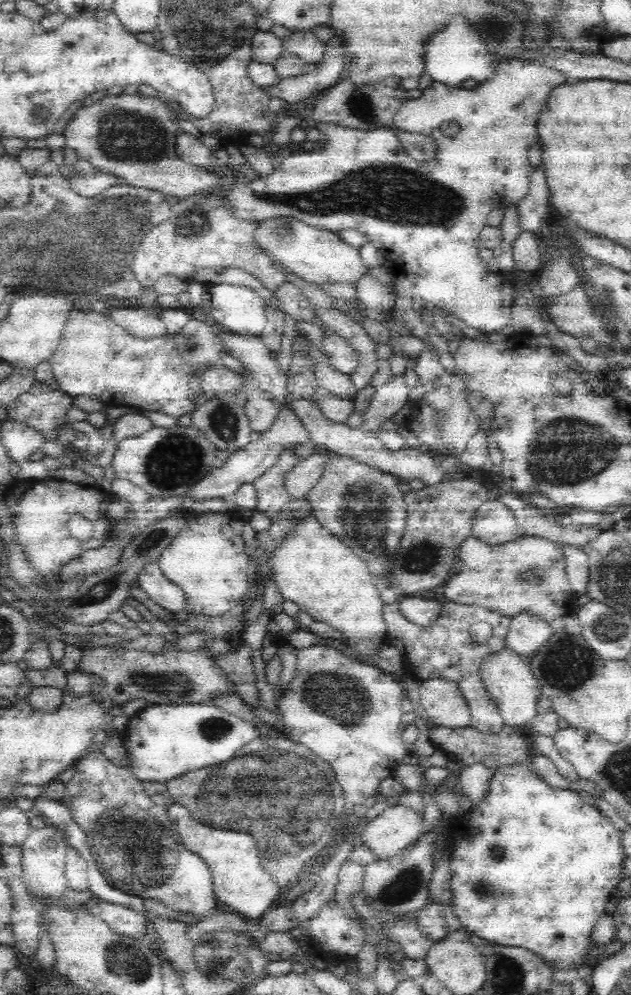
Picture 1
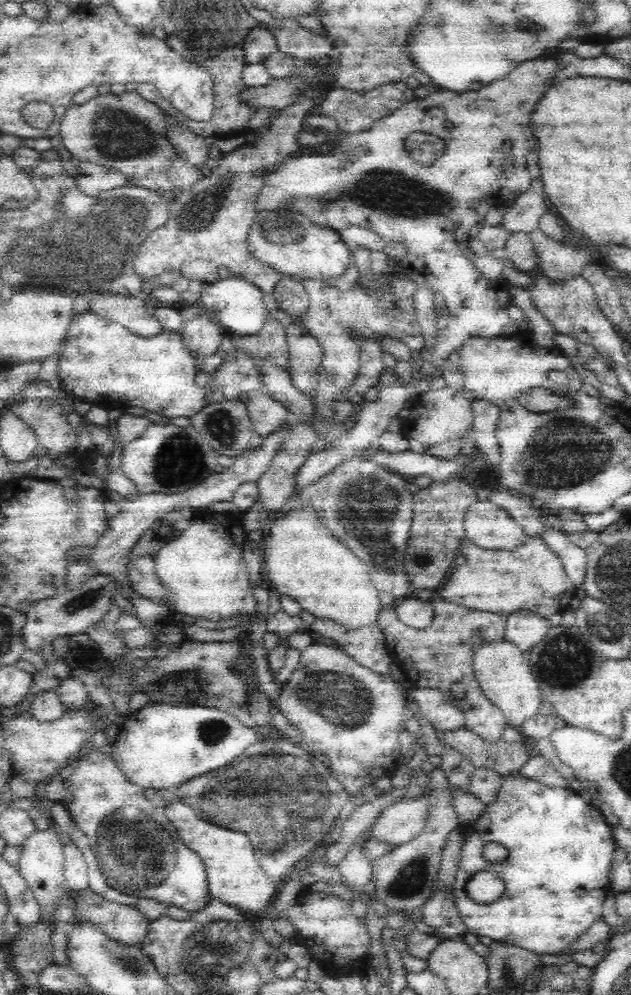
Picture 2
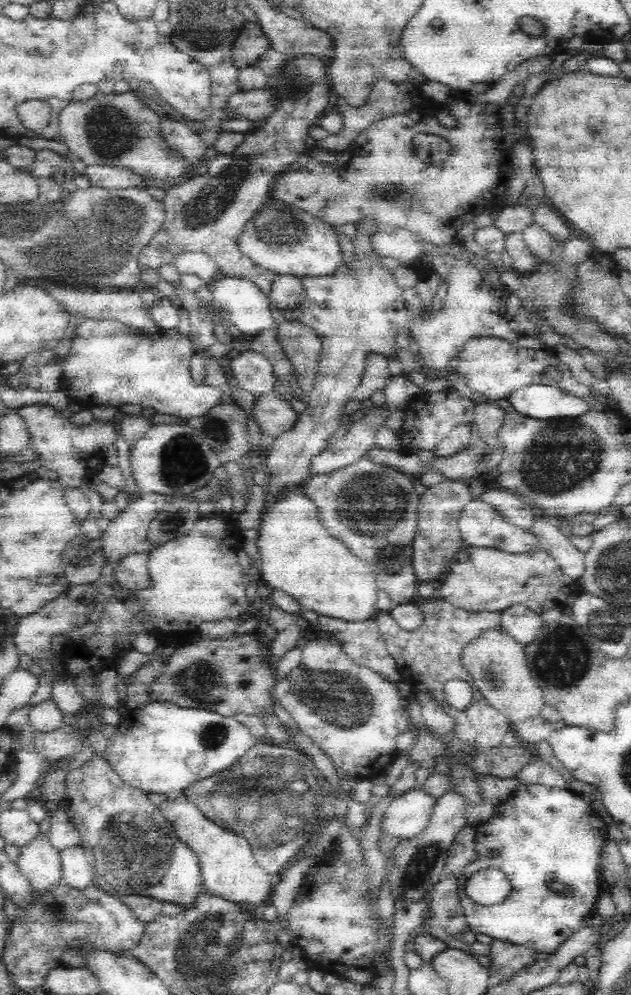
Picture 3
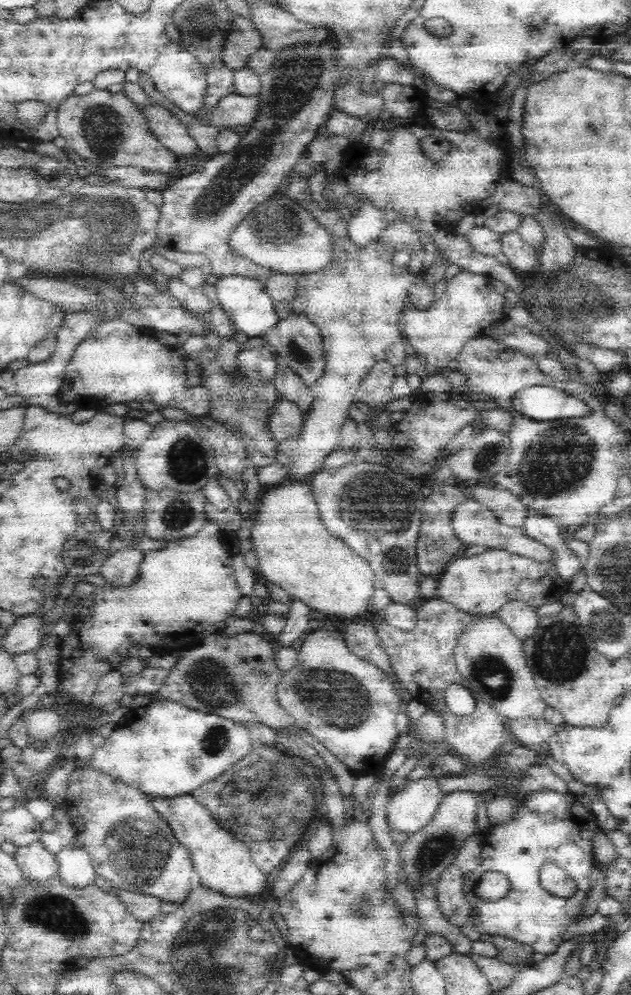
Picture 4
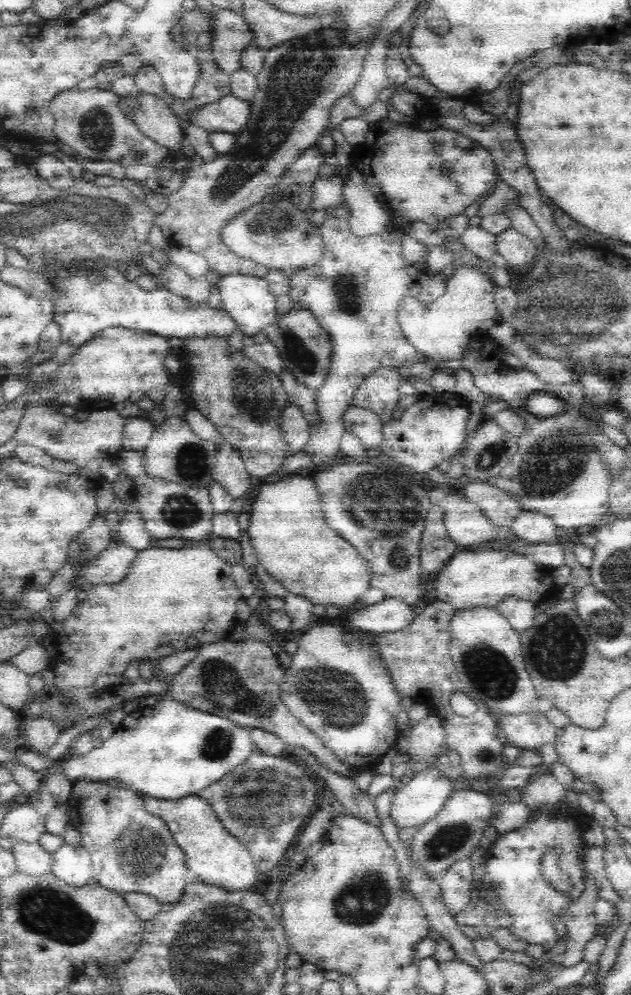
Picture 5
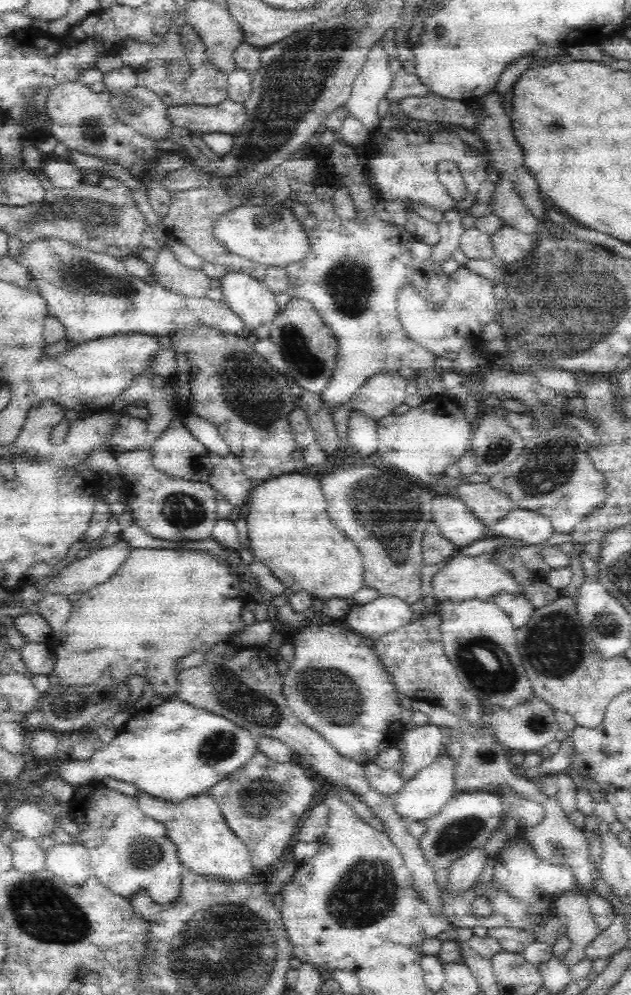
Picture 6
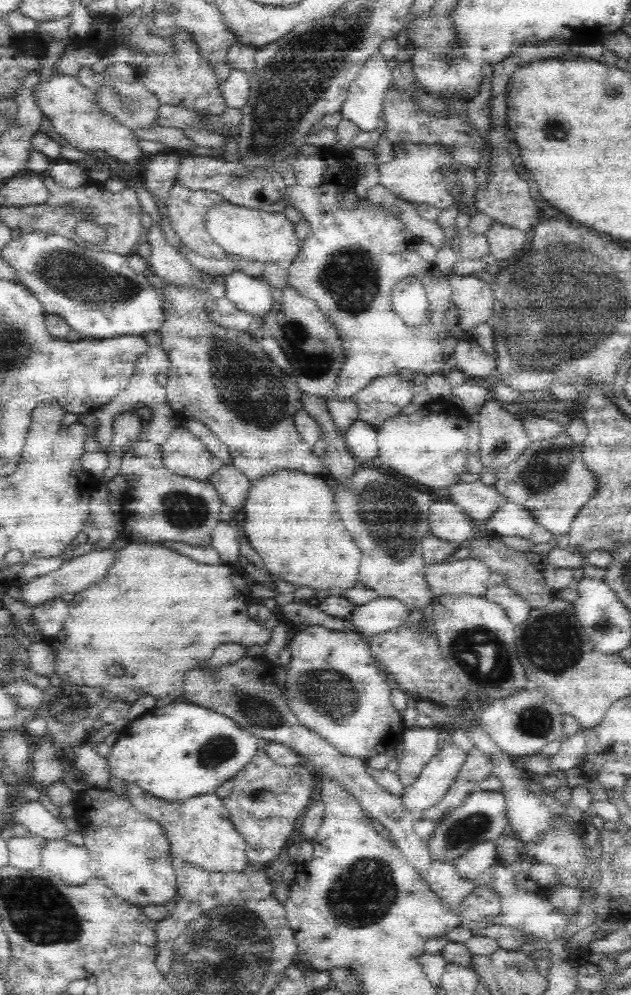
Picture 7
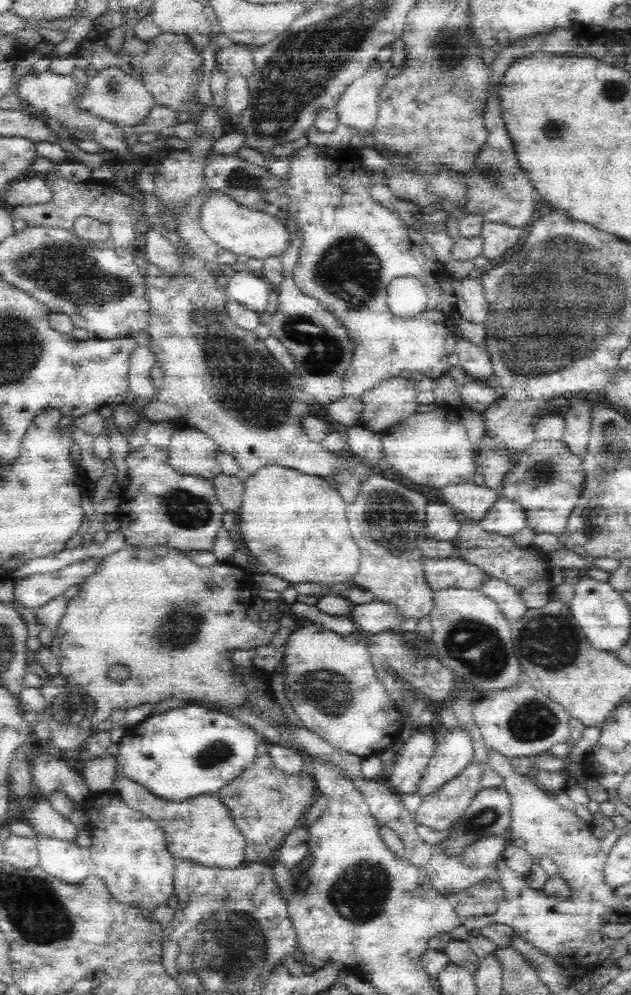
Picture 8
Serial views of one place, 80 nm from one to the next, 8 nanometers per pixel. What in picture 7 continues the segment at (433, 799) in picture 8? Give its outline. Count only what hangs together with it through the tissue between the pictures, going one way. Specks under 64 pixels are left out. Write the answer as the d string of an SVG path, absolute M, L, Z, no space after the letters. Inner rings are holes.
M473 746L470 752L464 756L464 762L442 802L435 807L430 807L419 818L438 822L448 810L460 806L466 796L479 791L480 782L486 780L489 776L497 776L494 763L486 754Z

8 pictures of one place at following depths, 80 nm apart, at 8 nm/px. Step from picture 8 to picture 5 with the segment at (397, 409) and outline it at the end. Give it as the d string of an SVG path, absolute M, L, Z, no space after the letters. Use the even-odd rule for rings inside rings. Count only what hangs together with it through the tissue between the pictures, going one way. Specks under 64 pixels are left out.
M390 366L375 368L374 372L362 381L351 404L366 408L376 414L392 412L396 409L396 403L400 397L398 384L401 378L397 369Z

